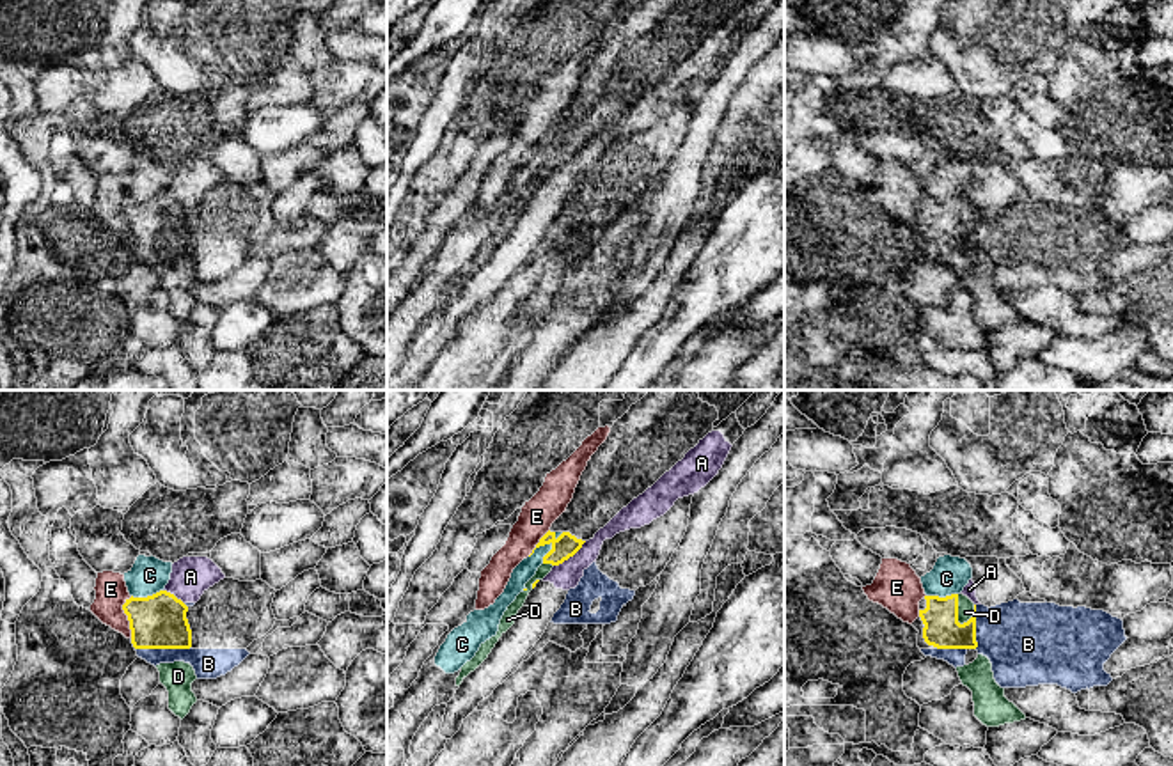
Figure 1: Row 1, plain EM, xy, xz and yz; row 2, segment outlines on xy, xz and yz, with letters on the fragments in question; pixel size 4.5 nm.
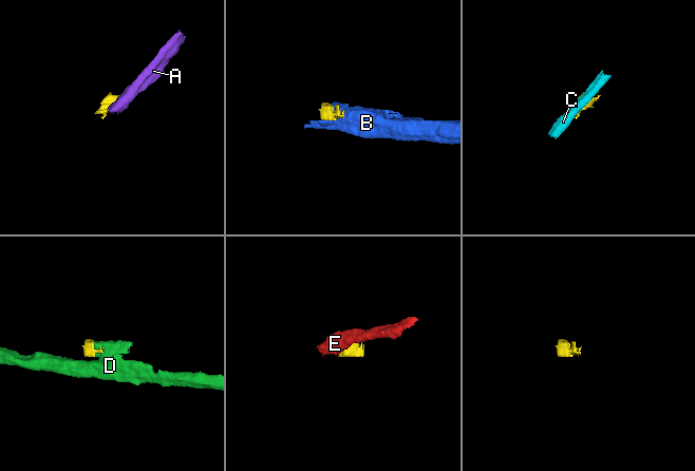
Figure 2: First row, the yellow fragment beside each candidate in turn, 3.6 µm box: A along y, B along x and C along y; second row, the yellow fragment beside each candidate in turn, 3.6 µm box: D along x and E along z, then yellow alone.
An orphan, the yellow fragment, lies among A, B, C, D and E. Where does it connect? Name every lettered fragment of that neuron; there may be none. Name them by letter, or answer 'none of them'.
none of them

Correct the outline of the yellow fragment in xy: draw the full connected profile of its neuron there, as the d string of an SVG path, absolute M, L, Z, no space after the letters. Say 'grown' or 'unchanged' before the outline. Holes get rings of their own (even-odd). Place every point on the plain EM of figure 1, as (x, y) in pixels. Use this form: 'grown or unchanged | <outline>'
unchanged | M167 193L130 200L122 207L135 252L190 252L188 209Z

